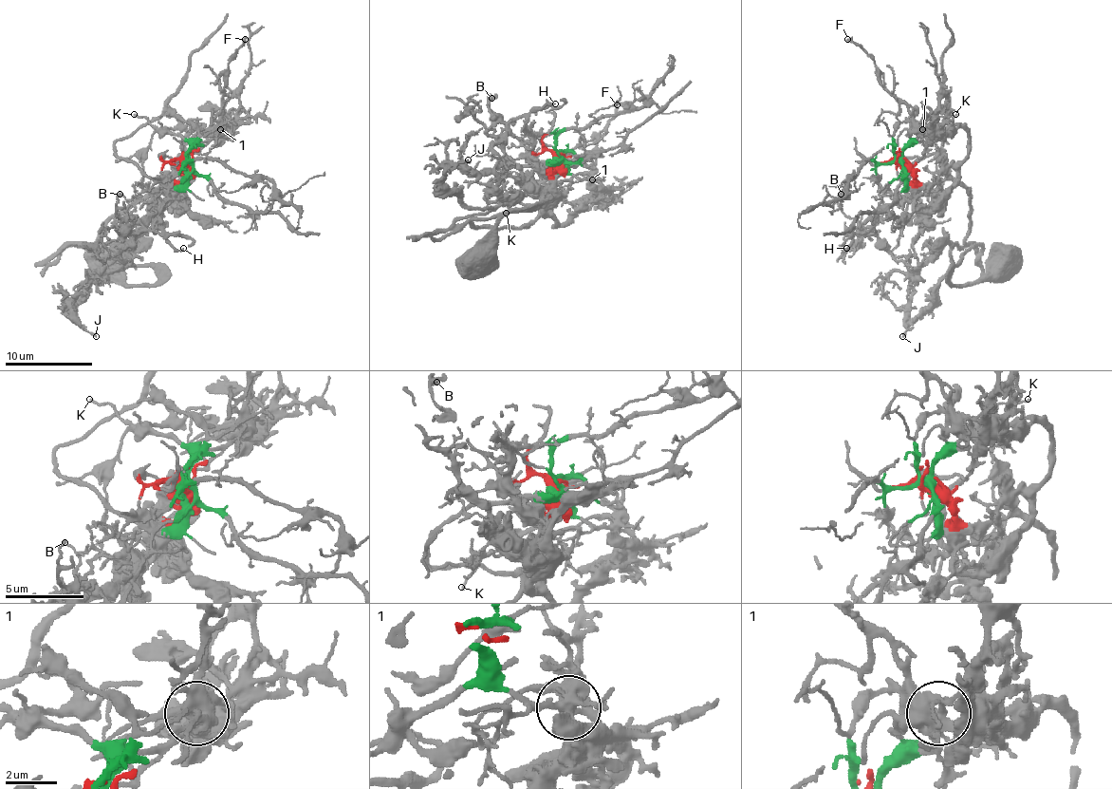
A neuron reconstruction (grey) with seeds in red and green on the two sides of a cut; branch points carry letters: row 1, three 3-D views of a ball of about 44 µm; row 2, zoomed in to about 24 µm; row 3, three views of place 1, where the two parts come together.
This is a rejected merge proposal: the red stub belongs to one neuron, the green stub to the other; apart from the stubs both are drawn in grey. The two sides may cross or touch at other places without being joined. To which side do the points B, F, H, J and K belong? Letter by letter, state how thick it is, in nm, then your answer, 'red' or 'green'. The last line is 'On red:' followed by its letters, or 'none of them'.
B: 140 nm | red
F: 280 nm | red
H: 180 nm | red
J: 200 nm | red
K: 120 nm | green
On red: B, F, H, J

